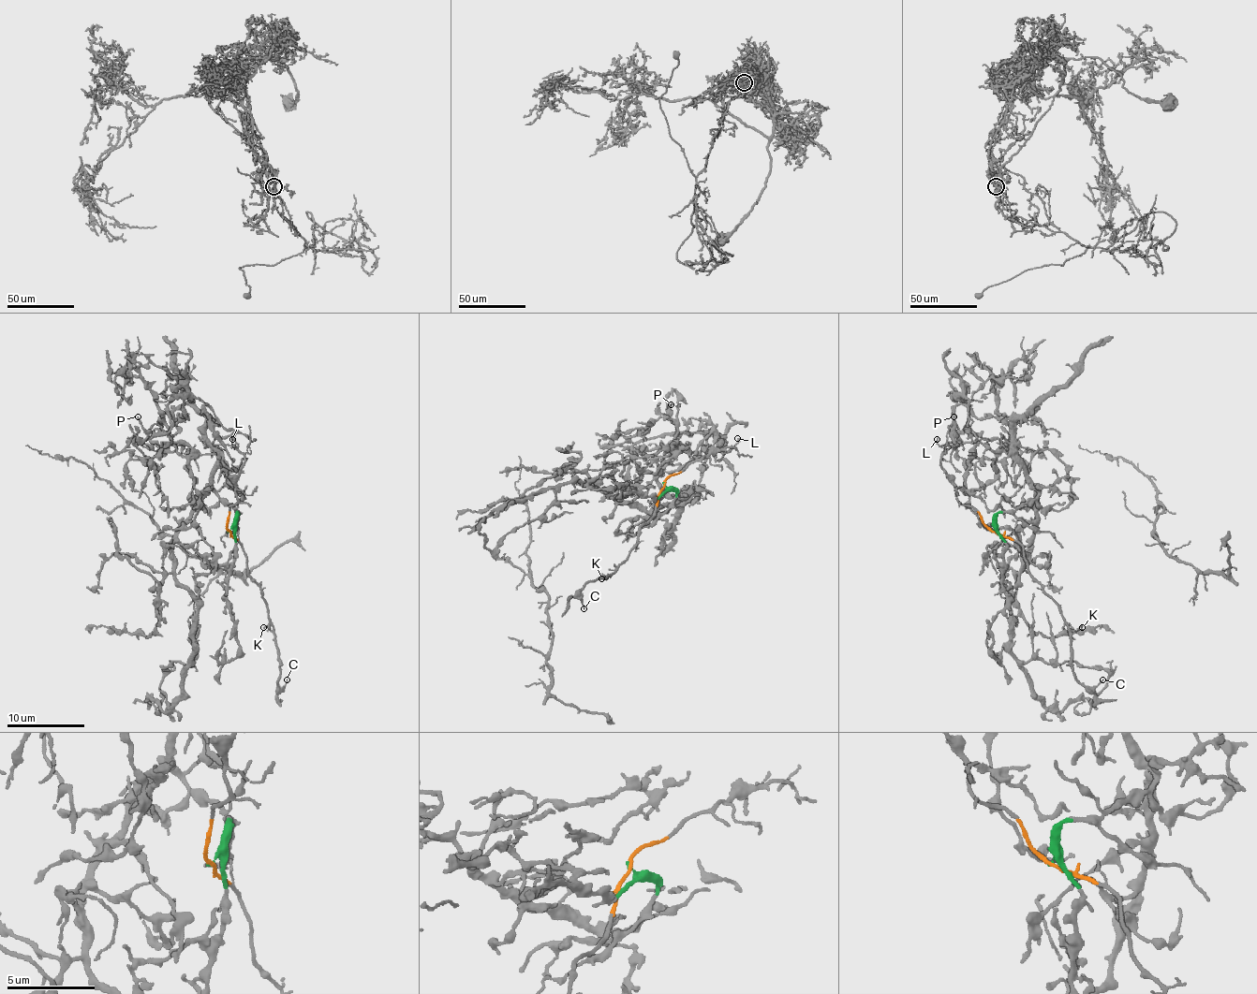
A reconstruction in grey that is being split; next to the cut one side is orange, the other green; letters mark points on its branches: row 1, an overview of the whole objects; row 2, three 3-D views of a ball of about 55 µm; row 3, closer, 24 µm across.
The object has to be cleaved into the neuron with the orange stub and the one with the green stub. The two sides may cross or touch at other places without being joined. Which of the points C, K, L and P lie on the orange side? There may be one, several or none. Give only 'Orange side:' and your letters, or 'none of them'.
Orange side: C, K, L

